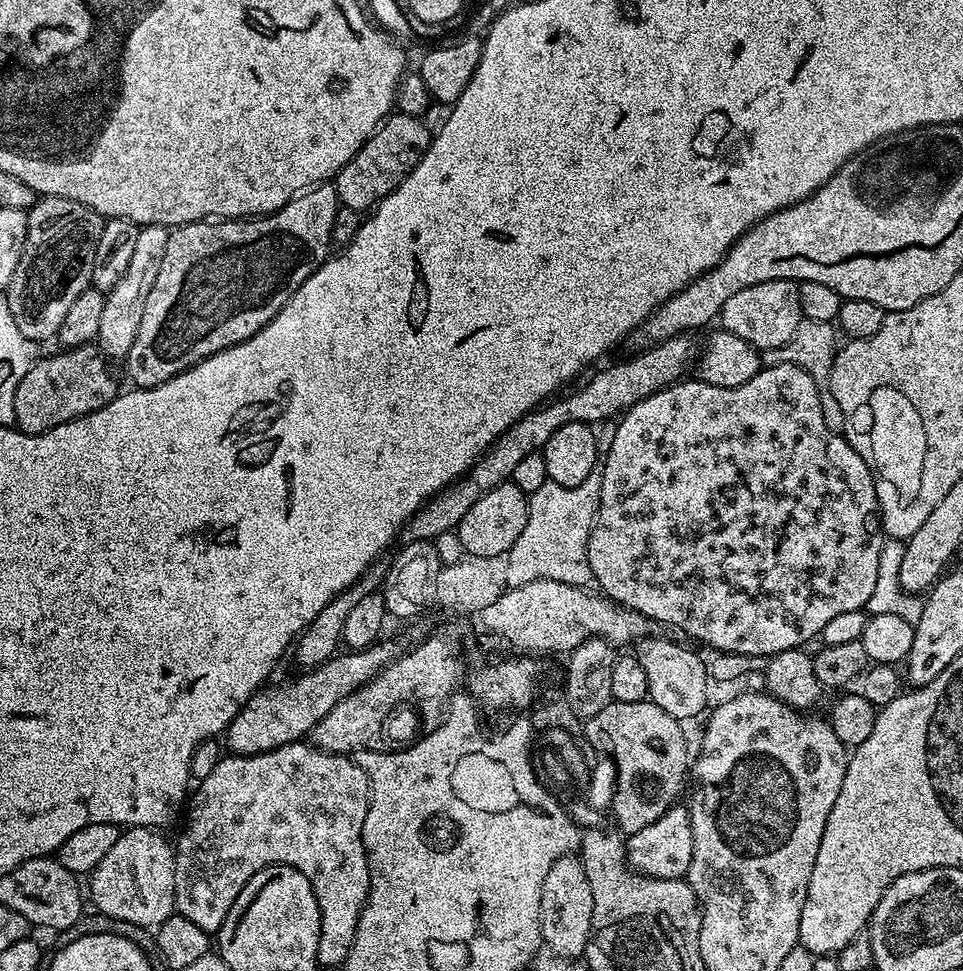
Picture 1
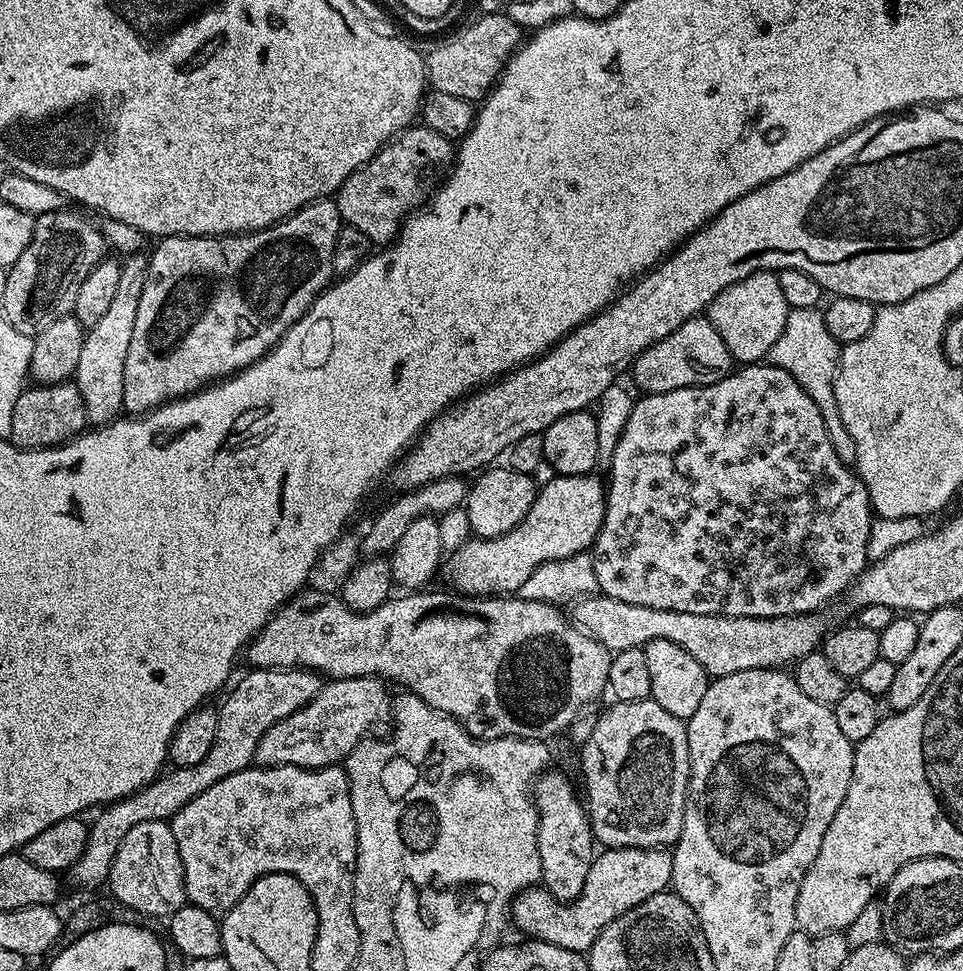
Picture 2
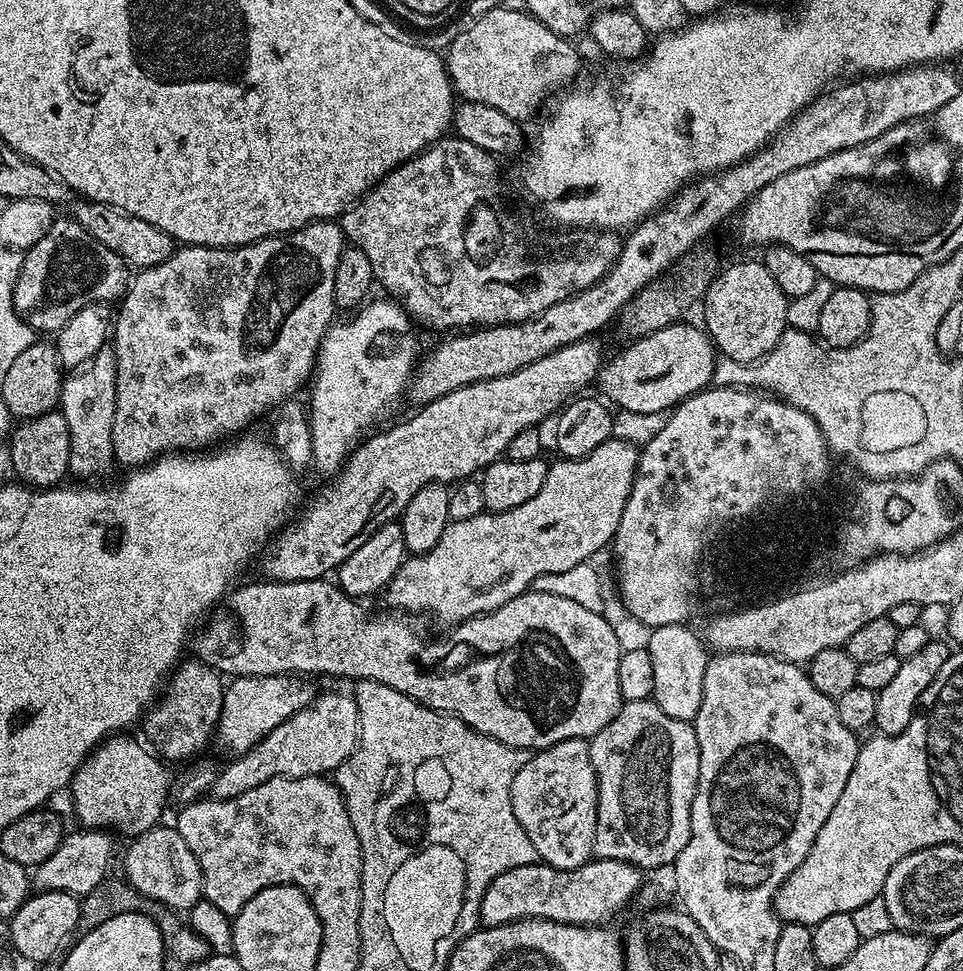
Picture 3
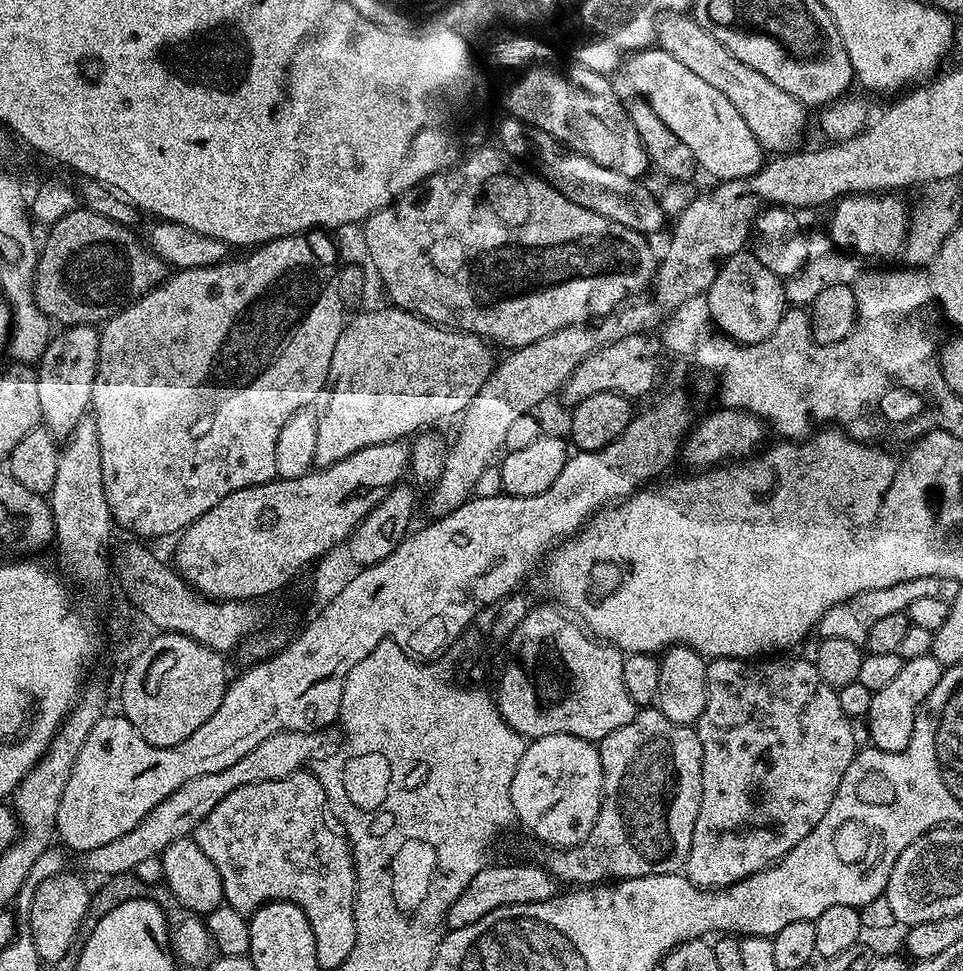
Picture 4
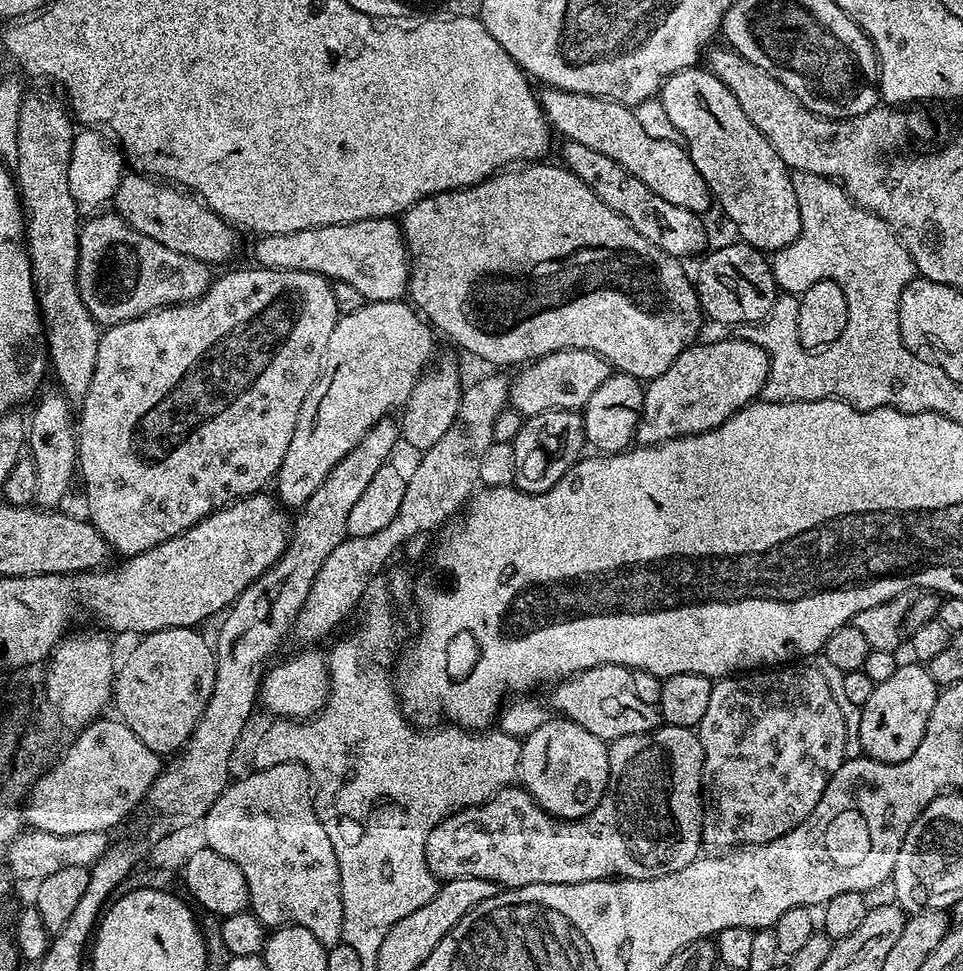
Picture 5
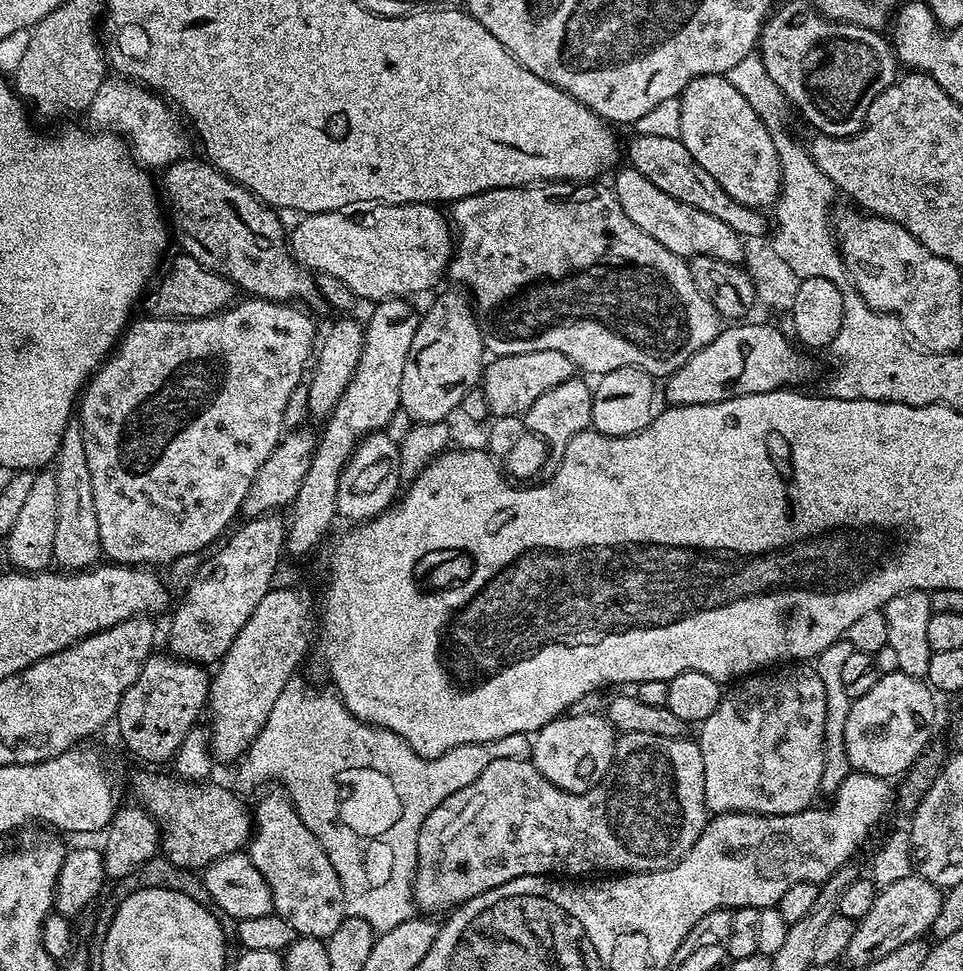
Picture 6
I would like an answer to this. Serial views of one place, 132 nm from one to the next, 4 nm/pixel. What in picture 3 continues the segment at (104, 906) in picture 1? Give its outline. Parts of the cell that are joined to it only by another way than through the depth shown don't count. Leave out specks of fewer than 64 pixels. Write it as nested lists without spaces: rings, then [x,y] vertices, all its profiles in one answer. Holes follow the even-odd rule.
[[[157,826],[146,830],[141,836],[135,837],[128,848],[128,853],[124,856],[123,875],[127,881],[132,884],[133,888],[140,891],[146,898],[156,899],[164,904],[165,909],[181,908],[187,910],[193,908],[204,895],[202,890],[202,870],[198,866],[198,858],[190,854],[190,846],[182,842],[182,834],[178,834],[175,827]]]

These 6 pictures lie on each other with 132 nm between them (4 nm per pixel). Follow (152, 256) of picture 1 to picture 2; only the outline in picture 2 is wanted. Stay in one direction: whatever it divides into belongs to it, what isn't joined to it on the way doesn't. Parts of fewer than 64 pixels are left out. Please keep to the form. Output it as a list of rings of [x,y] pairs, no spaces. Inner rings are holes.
[[[137,254],[127,257],[120,265],[120,277],[118,278],[118,290],[106,314],[94,322],[94,326],[87,329],[82,342],[82,355],[78,357],[78,370],[74,377],[76,389],[82,394],[82,402],[86,406],[88,424],[103,426],[112,423],[124,412],[124,375],[126,374],[126,354],[130,351],[130,338],[134,334],[134,321],[138,318],[138,298],[142,298],[142,286],[146,282],[148,273],[148,256]]]

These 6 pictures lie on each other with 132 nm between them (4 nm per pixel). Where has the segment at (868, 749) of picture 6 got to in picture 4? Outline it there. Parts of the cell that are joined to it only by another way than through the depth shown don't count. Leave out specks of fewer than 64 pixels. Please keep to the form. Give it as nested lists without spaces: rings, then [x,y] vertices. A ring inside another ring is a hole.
[[[931,654],[922,658],[905,660],[894,682],[889,682],[883,690],[873,692],[870,710],[866,717],[866,731],[871,747],[878,748],[881,752],[906,750],[914,730],[916,715],[920,713],[920,705],[927,700],[930,690],[938,686],[941,671],[942,665]]]

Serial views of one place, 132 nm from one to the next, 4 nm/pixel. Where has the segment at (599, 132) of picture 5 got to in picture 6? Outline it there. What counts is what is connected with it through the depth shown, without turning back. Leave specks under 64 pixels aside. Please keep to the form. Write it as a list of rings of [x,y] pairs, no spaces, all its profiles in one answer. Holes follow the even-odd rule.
[[[633,135],[633,140],[626,144],[626,160],[646,182],[654,182],[658,190],[670,194],[670,198],[678,198],[678,202],[686,202],[686,206],[694,206],[694,210],[702,210],[705,214],[714,214],[714,218],[719,218],[730,226],[742,237],[750,235],[763,236],[769,231],[770,220],[759,208],[751,208],[726,194],[718,182],[714,182],[714,177],[707,170],[702,170],[698,162],[694,162],[694,154],[686,150],[686,146],[679,139],[674,137],[648,137]]]

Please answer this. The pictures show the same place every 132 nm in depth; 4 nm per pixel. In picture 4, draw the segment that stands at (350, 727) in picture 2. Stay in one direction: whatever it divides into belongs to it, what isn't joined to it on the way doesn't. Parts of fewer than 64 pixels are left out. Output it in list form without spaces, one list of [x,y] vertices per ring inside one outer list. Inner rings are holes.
[[[279,732],[266,742],[258,742],[246,758],[238,758],[234,766],[229,766],[226,770],[217,770],[215,774],[201,774],[199,778],[190,778],[183,786],[178,786],[174,794],[170,794],[134,830],[122,834],[122,838],[114,838],[114,842],[106,842],[106,846],[98,846],[94,850],[83,853],[83,871],[89,877],[100,876],[107,878],[123,872],[137,871],[139,864],[144,864],[147,860],[159,857],[167,850],[175,840],[182,840],[191,837],[196,831],[198,822],[226,798],[226,794],[234,794],[242,786],[250,786],[254,782],[270,782],[271,780],[281,780],[290,774],[301,771],[308,760],[308,755],[312,752],[313,737],[307,732]]]

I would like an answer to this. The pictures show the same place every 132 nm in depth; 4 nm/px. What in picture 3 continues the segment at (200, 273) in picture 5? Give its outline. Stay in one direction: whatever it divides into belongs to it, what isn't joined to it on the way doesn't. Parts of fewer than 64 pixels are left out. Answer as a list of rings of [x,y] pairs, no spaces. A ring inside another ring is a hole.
[[[71,218],[53,219],[50,230],[46,230],[46,234],[42,234],[42,238],[38,238],[38,242],[34,242],[34,246],[23,253],[23,257],[24,261],[14,286],[12,304],[16,307],[16,315],[21,316],[37,333],[59,332],[87,304],[119,301],[130,283],[130,272],[123,258],[114,254],[114,250],[102,246],[98,238],[86,234],[86,230],[82,230],[82,226],[78,226],[78,222]]]

